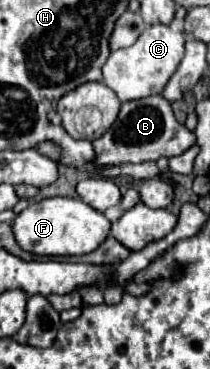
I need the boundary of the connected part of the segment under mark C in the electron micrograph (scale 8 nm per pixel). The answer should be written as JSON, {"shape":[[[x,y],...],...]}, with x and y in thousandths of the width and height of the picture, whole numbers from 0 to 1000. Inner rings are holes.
{"shape":[[[733,65],[733,70],[695,76],[629,125],[571,130],[514,152],[505,173],[486,179],[495,228],[514,238],[533,238],[581,276],[762,255],[762,238],[781,238],[800,228],[800,217],[838,195],[867,152],[876,152],[876,92],[819,87],[810,70],[790,70],[790,65]]]}

